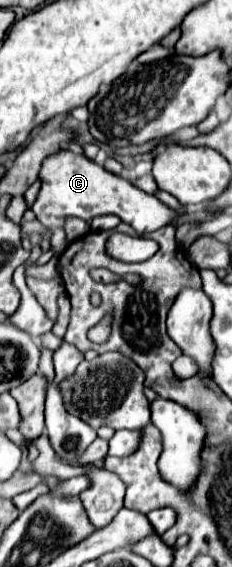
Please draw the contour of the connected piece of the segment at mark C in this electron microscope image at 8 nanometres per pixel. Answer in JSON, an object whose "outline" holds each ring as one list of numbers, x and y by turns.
{"outline":[[61,149,49,155,41,165,39,181,41,181,41,189,31,209,35,217,51,233,51,239,49,239,51,250,43,252,32,266,44,265,54,255,59,257,67,249,69,241,65,237,65,221,69,217,91,221,93,217,99,217,99,215,117,215,123,223,129,223,137,233,151,233,157,227,163,227,177,217,177,213,171,211,167,205,163,205,157,197,147,195,145,191,135,187,131,181,119,175,113,175,103,165,97,165,85,155,75,155,71,149]]}

